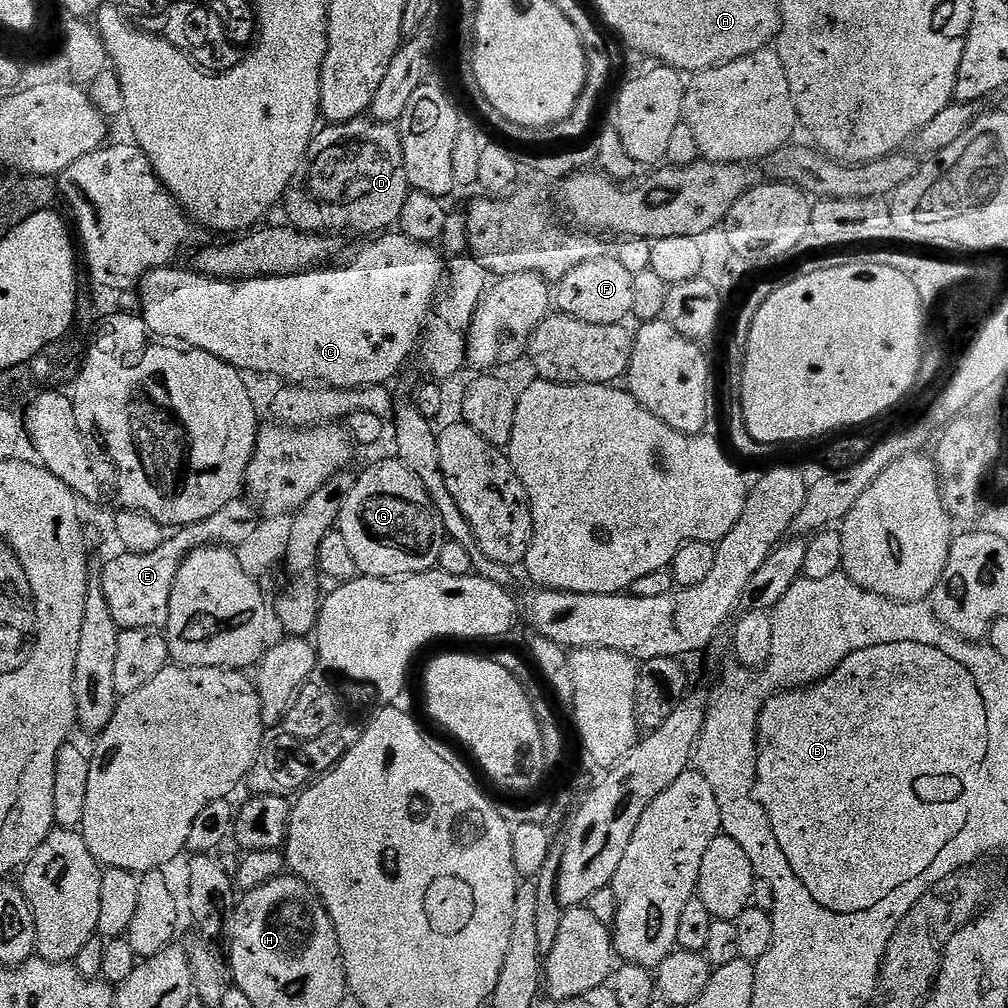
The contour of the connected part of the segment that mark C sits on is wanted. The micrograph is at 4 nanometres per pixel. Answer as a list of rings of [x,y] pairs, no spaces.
[[[384,234],[373,244],[368,244],[349,264],[337,263],[335,266],[321,266],[310,272],[299,272],[293,276],[260,276],[256,280],[212,280],[201,272],[189,270],[187,267],[155,268],[140,279],[138,291],[141,298],[139,315],[153,337],[164,342],[179,342],[197,352],[209,352],[214,358],[226,362],[232,368],[239,368],[241,373],[261,372],[264,376],[277,376],[280,382],[291,382],[296,386],[327,386],[330,388],[371,388],[384,386],[404,368],[404,363],[416,352],[416,344],[420,347],[420,356],[424,364],[436,376],[456,376],[468,364],[468,331],[474,322],[475,312],[479,308],[486,289],[490,284],[489,273],[484,271],[477,260],[456,258],[451,261],[448,276],[444,273],[445,257],[435,247],[419,244],[399,234]]]

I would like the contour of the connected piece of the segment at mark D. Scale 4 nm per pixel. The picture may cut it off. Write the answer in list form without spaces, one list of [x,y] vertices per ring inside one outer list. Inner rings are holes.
[[[361,118],[345,124],[328,124],[317,131],[307,154],[304,155],[300,171],[284,193],[282,209],[288,215],[287,223],[300,232],[341,234],[340,232],[348,231],[384,234],[391,229],[388,228],[391,224],[393,227],[399,221],[409,191],[399,131],[391,124]]]

